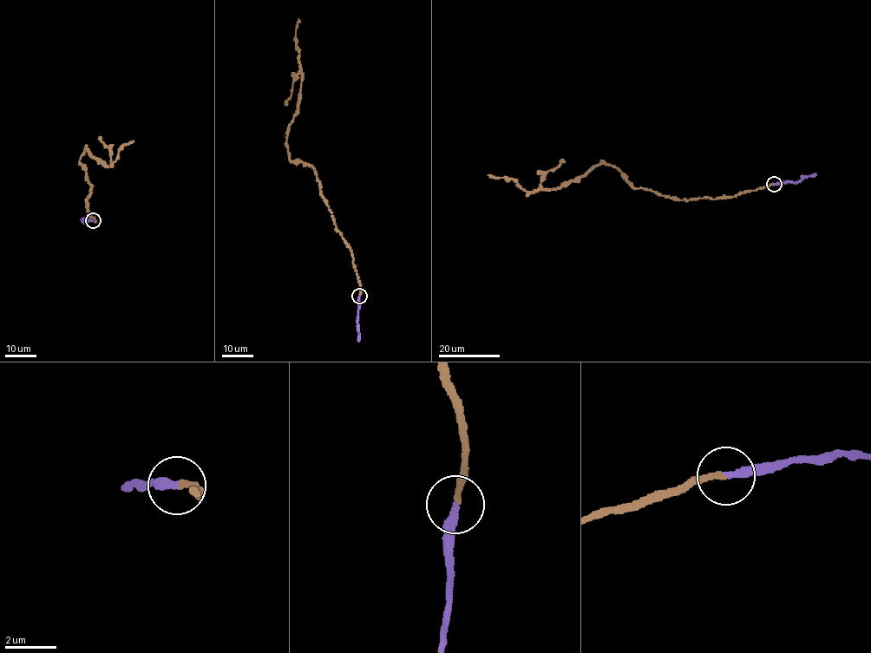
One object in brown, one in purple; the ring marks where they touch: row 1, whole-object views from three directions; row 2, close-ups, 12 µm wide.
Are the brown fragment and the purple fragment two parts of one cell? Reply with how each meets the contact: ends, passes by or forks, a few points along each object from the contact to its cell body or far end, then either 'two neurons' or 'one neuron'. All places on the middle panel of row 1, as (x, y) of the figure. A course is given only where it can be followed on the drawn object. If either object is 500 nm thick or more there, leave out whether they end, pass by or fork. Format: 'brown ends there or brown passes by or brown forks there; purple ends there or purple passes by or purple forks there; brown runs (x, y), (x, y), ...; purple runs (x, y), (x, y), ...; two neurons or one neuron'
brown ends there; purple ends there; brown runs (360, 295), (351, 251), (335, 225), (316, 172), (290, 160), (286, 135), (301, 83), (295, 35), (298, 18); purple runs (360, 296), (358, 342); one neuron

